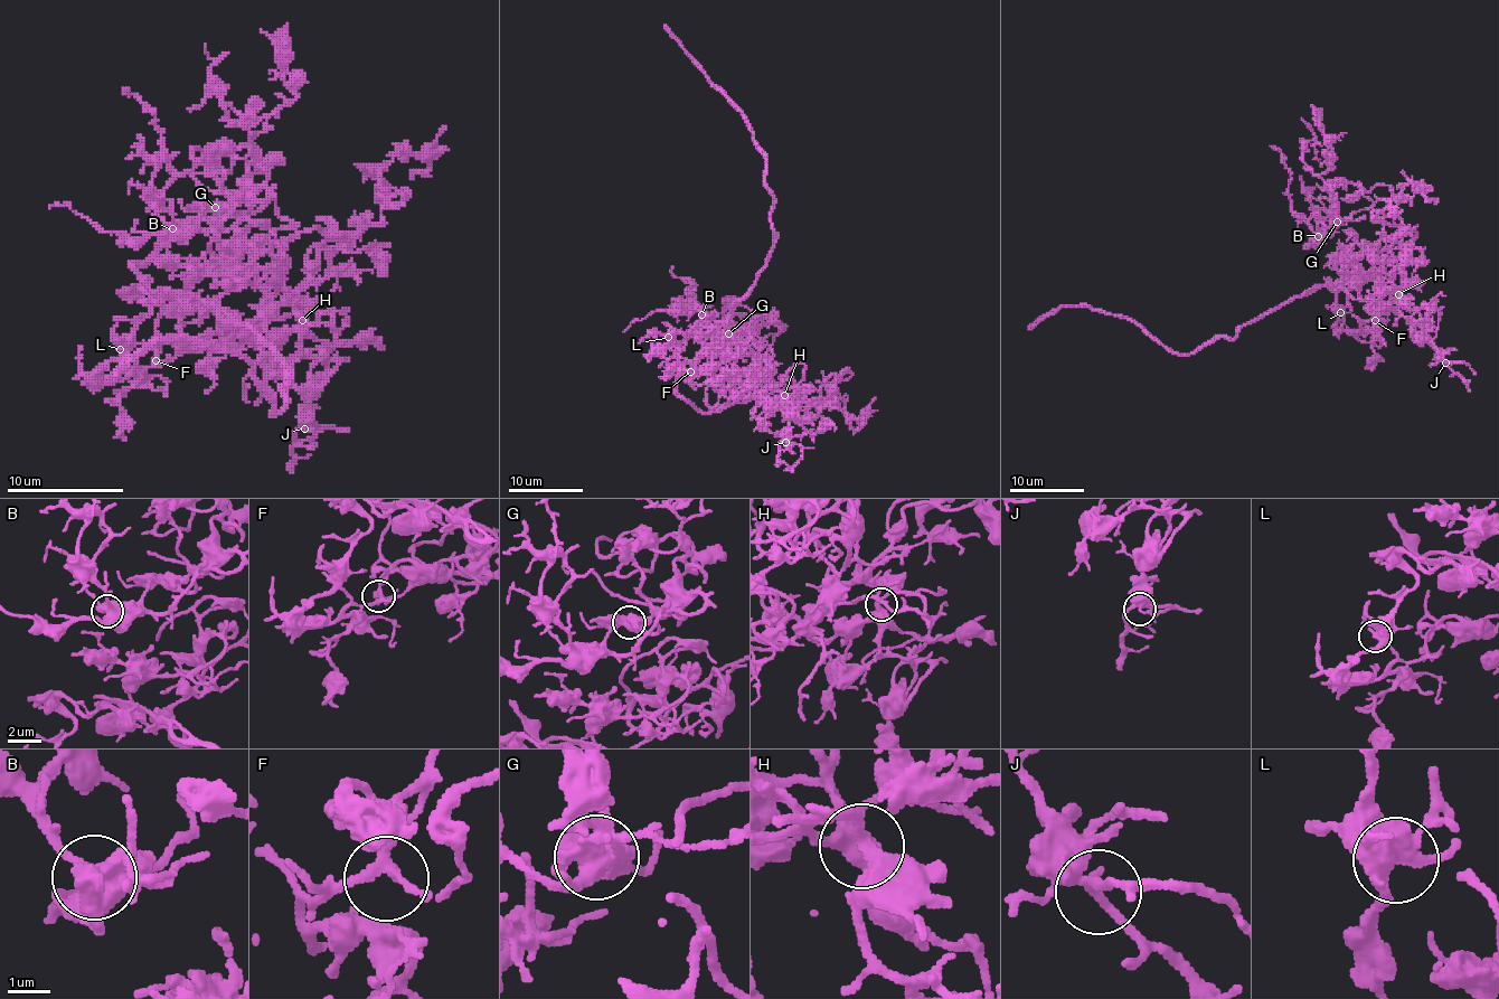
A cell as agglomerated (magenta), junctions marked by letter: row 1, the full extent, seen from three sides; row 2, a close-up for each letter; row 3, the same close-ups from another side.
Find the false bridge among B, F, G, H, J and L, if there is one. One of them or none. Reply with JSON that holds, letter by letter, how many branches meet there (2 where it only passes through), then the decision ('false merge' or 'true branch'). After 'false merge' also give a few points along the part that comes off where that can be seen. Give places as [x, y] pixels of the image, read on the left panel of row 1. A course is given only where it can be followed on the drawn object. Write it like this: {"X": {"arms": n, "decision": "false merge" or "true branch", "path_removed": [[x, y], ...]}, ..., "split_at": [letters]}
{"B": {"arms": 3, "decision": "true branch"}, "F": {"arms": 5, "decision": "true branch"}, "G": {"arms": 5, "decision": "true branch"}, "H": {"arms": 4, "decision": "true branch"}, "J": {"arms": 4, "decision": "true branch"}, "L": {"arms": 4, "decision": "true branch"}, "split_at": []}

